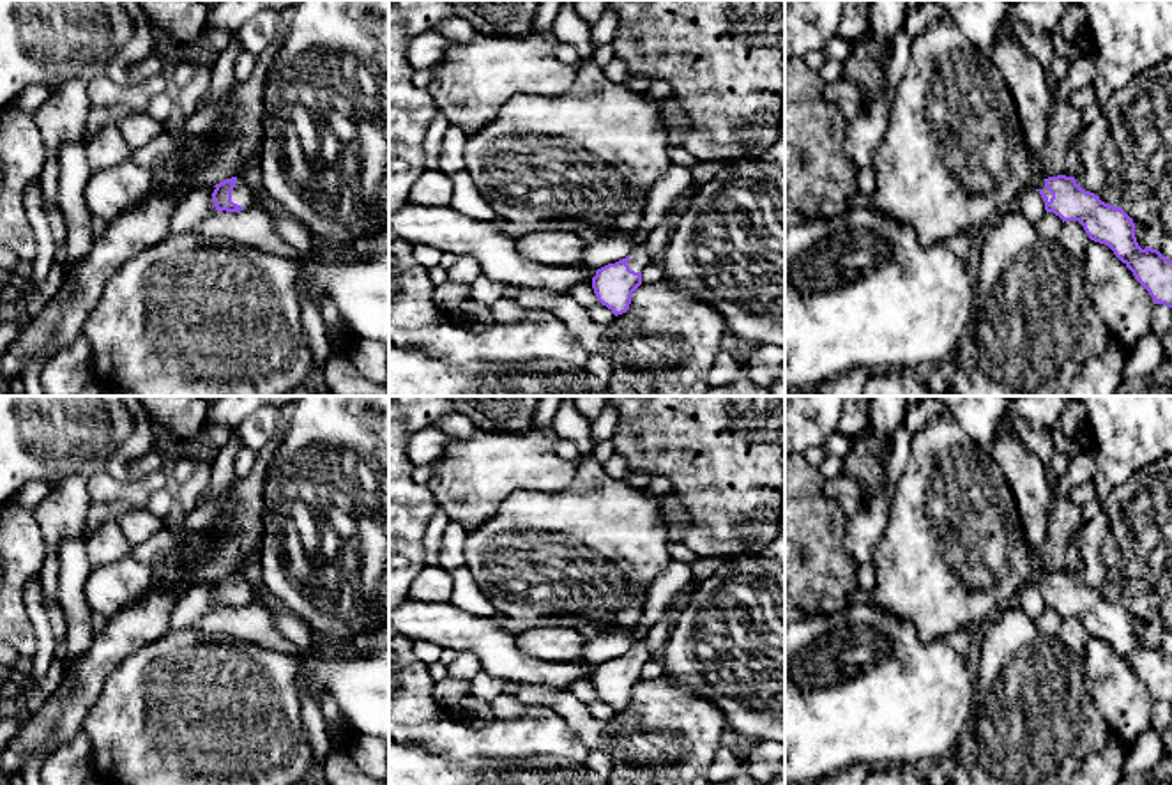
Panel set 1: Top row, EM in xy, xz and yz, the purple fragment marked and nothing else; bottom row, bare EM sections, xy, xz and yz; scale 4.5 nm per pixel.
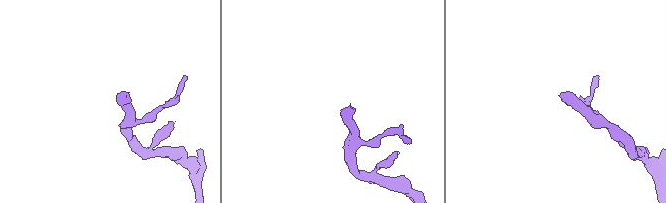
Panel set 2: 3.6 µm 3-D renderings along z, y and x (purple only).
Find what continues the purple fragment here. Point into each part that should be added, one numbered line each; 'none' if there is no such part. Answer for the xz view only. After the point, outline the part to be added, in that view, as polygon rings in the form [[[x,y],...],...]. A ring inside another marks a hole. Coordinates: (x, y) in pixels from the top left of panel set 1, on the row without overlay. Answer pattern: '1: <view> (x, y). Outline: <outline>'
1: xz (639, 655). Outline: [[[640,638],[629,651],[628,661],[635,668],[642,668],[651,659],[647,640]]]

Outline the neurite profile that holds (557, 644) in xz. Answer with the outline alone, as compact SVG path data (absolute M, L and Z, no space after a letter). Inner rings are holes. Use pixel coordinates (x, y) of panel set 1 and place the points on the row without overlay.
M537 626L516 635L518 647L532 658L550 663L580 661L585 636L566 626Z

